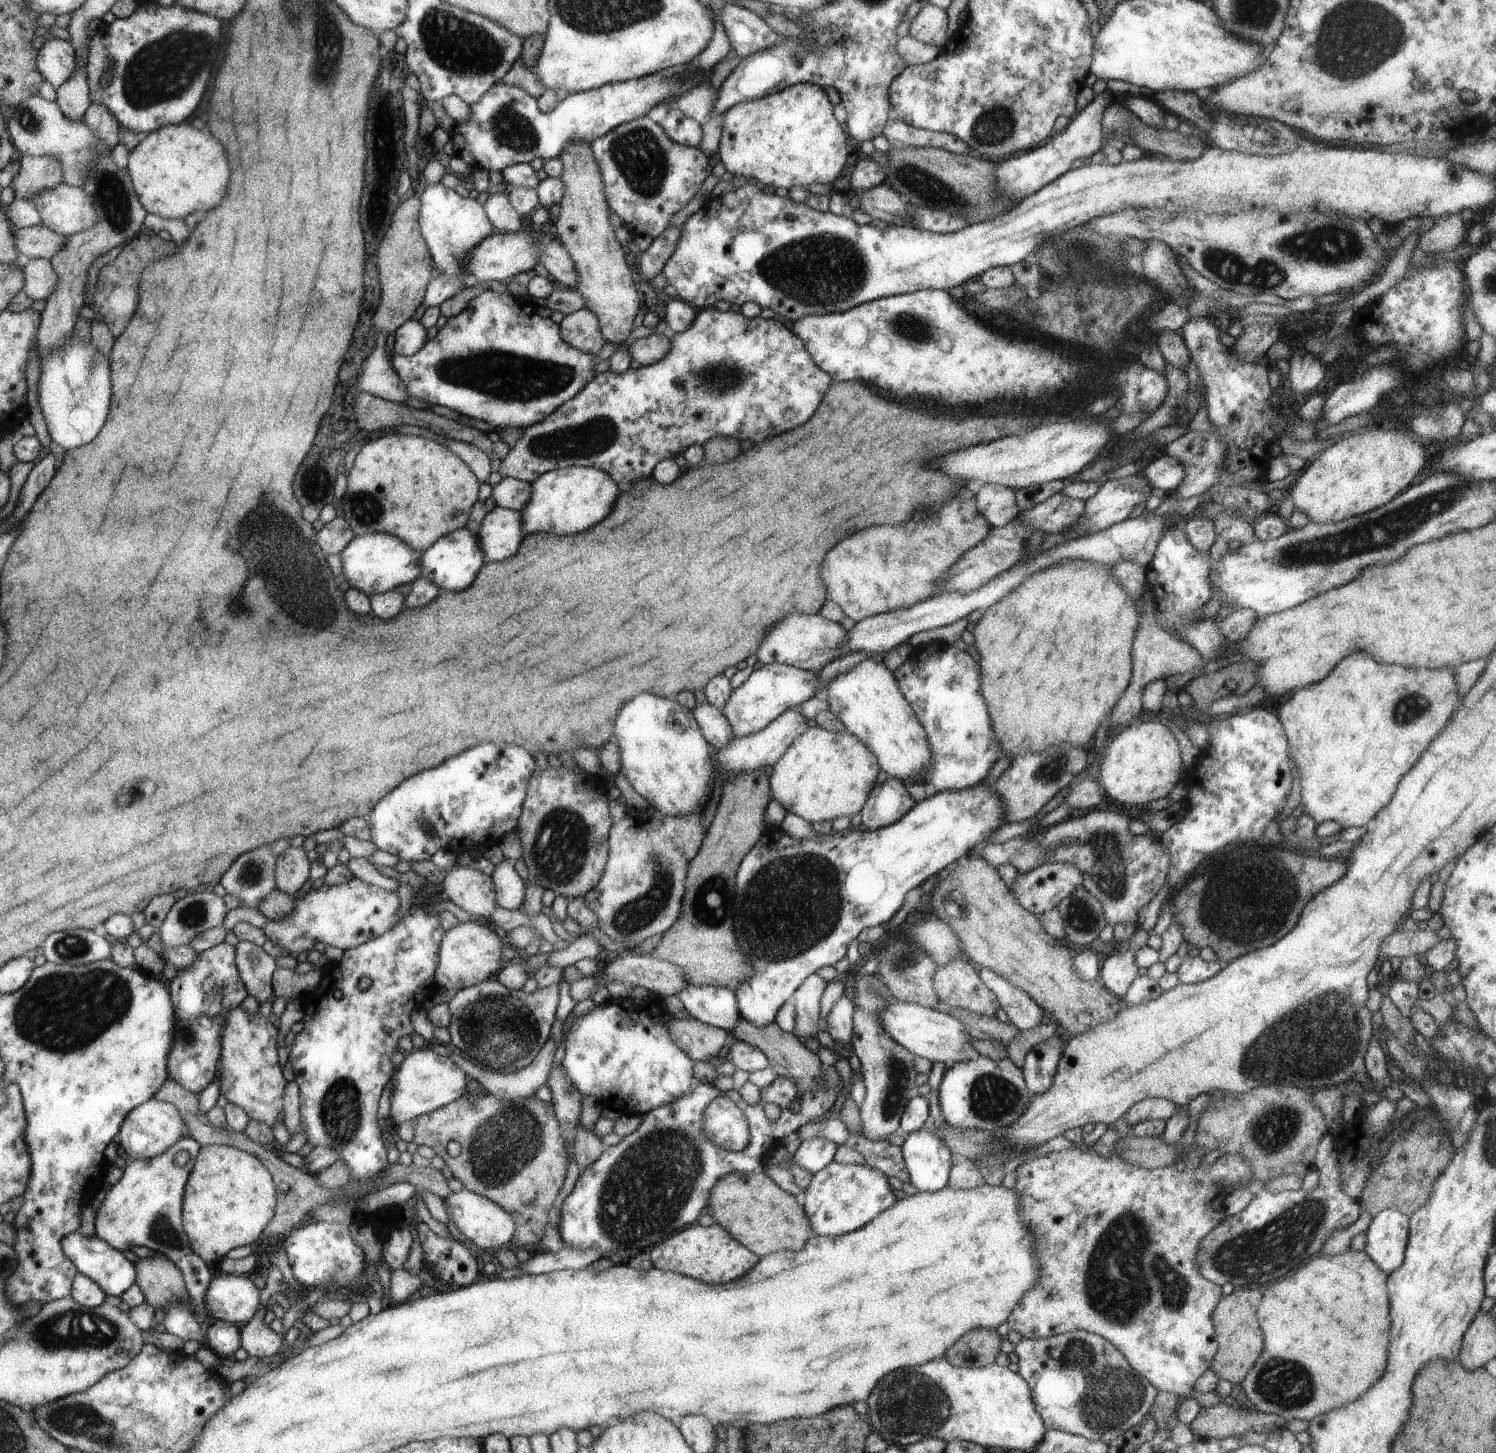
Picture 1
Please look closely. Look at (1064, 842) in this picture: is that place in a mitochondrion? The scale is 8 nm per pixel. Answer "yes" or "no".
yes

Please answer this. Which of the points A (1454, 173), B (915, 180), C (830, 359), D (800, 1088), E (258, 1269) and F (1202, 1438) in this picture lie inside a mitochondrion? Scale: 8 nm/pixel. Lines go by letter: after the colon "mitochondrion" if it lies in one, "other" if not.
A: other
B: mitochondrion
C: other
D: other
E: other
F: other

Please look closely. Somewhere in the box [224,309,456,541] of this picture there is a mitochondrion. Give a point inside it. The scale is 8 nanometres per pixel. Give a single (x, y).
(365, 508)

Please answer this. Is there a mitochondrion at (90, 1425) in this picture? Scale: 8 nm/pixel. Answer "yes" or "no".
yes

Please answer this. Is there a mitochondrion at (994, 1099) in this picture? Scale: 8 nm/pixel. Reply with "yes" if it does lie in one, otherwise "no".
yes

